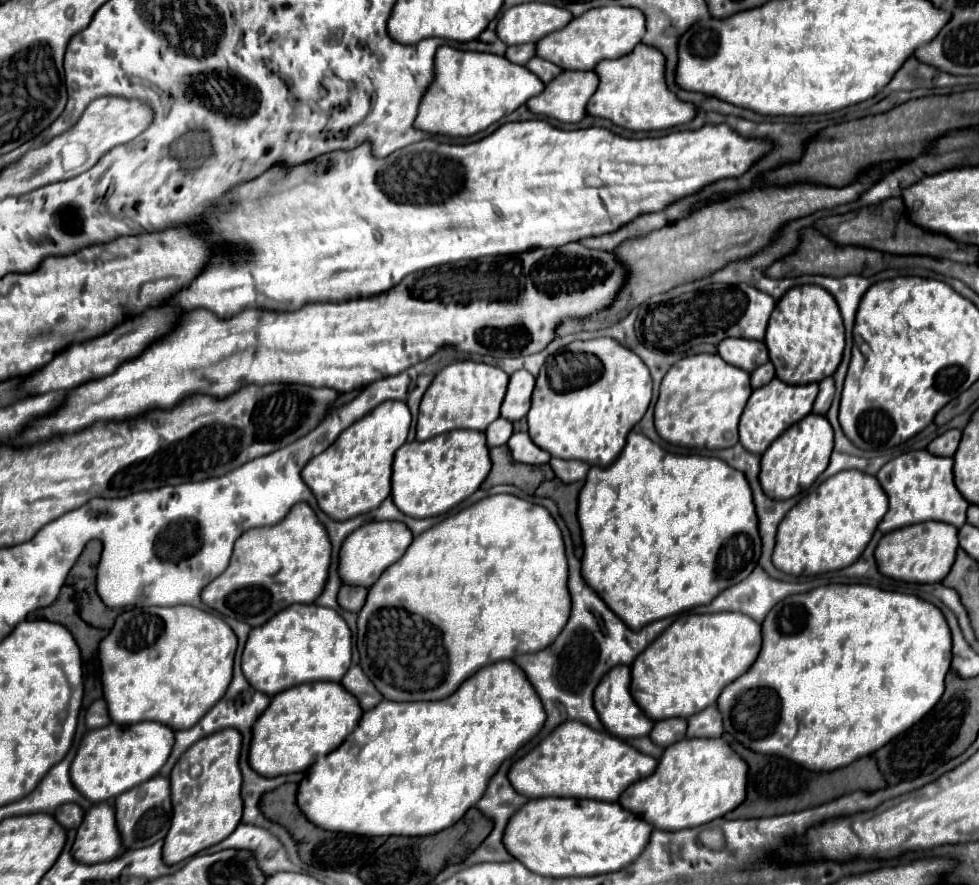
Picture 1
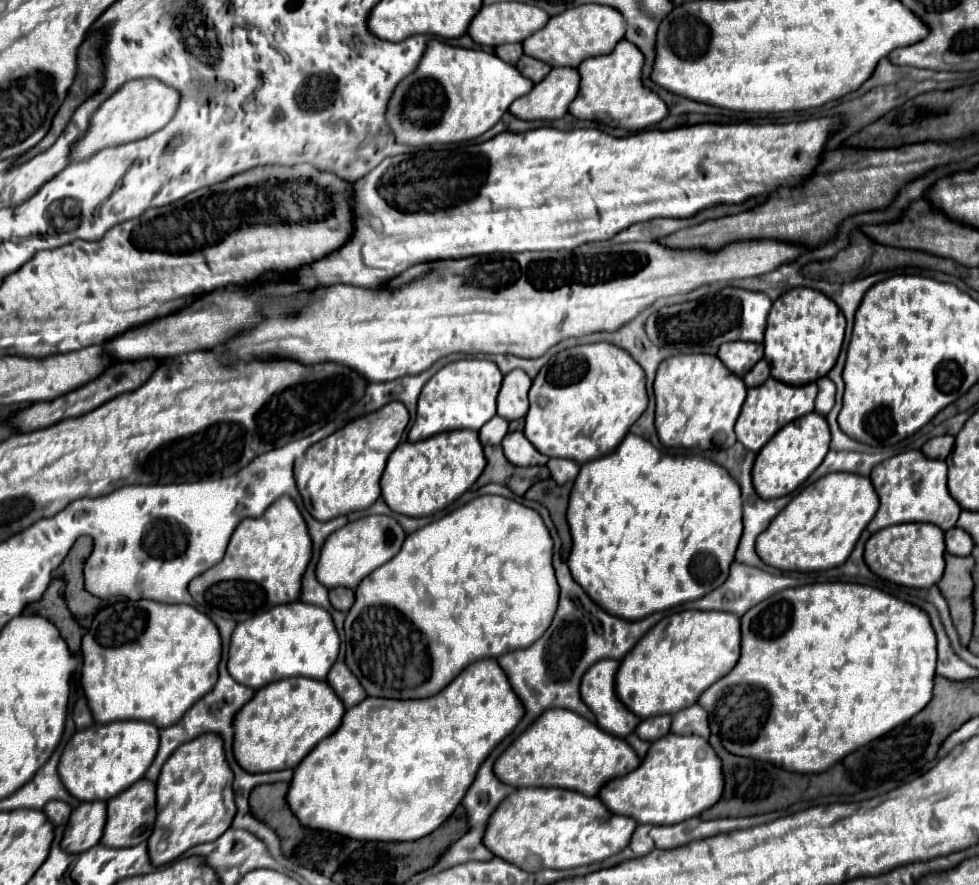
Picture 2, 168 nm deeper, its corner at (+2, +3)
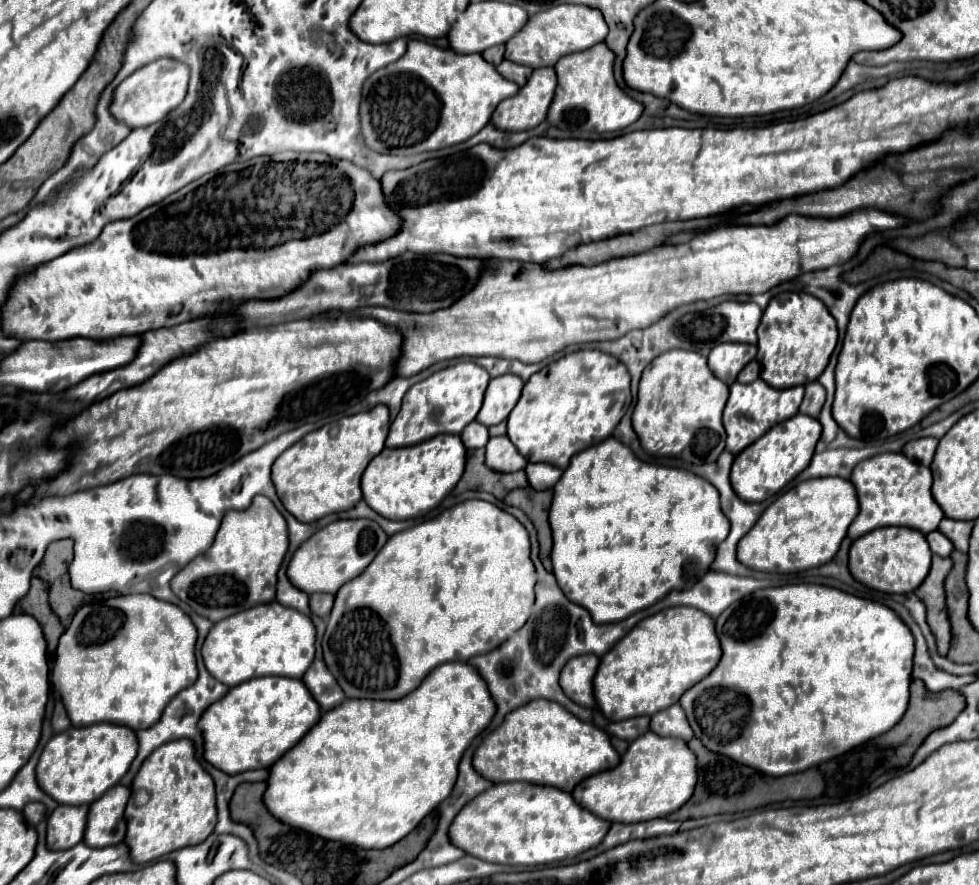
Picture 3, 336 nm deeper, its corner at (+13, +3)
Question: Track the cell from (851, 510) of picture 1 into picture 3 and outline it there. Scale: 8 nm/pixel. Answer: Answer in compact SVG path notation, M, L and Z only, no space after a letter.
M841 477L803 481L779 495L765 509L757 525L753 525L753 529L739 541L737 559L745 567L767 573L799 573L825 565L835 557L843 537L847 535L847 527L857 513L859 505L851 481Z

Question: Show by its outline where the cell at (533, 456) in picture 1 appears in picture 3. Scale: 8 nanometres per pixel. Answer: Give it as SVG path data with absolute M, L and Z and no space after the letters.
M491 437L485 447L485 465L491 471L513 473L525 469L527 459L519 455L519 451L509 441L509 437Z

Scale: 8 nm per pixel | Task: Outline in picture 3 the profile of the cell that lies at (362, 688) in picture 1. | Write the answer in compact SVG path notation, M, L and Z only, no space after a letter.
M313 661L313 665L303 675L303 683L313 693L313 699L321 705L323 711L337 707L345 699L343 689L337 685L335 677L329 673L323 661Z

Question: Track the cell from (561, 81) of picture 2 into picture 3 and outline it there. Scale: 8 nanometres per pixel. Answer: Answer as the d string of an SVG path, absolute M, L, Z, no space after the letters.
M553 67L535 69L529 81L519 89L515 97L509 97L497 105L491 123L505 131L525 131L537 127L545 117L553 101L557 75Z

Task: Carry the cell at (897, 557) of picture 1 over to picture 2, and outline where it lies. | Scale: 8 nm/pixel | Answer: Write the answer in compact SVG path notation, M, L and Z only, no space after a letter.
M902 523L880 529L874 533L864 551L864 561L878 577L906 585L906 587L932 587L944 573L944 531L932 523Z

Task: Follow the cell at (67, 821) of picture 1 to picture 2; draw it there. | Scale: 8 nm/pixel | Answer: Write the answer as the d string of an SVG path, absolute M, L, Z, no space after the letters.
M50 801L44 805L44 813L54 825L66 825L68 817L72 813L72 807L64 801Z

